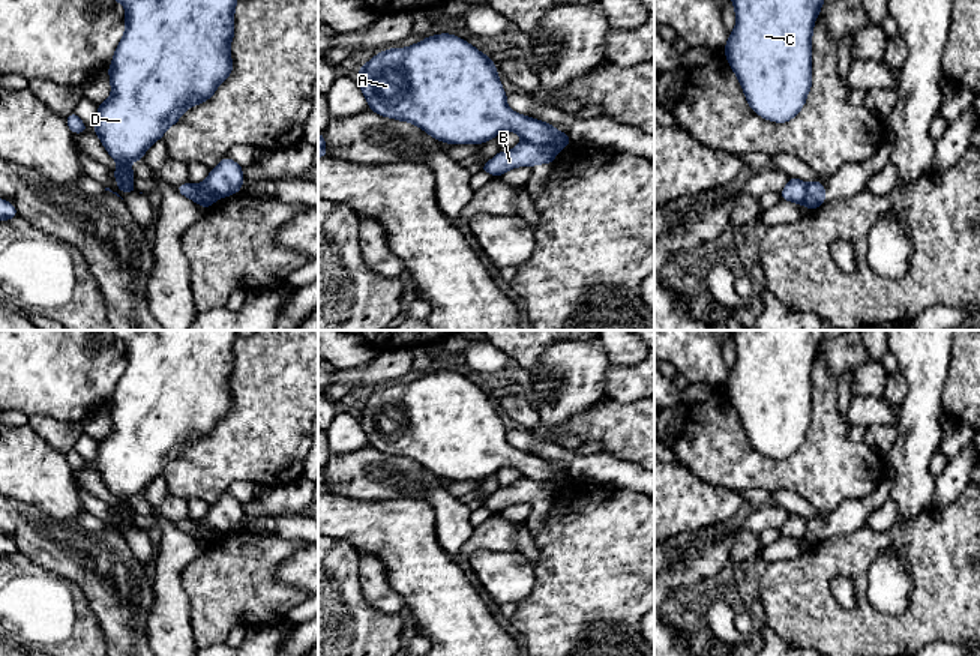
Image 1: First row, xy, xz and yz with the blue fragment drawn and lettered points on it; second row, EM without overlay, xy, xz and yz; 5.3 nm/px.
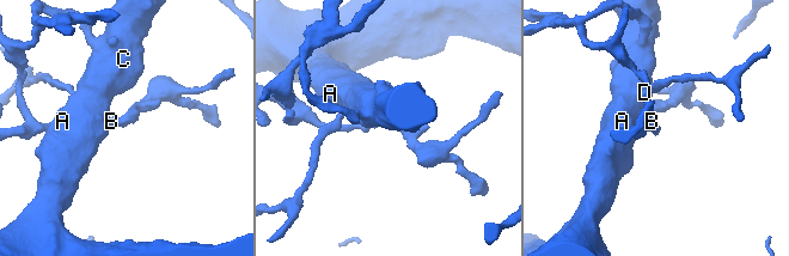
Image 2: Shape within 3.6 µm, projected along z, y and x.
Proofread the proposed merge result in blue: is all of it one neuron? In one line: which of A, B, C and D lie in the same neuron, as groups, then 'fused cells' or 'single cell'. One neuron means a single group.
groups A C D / B; fused cells

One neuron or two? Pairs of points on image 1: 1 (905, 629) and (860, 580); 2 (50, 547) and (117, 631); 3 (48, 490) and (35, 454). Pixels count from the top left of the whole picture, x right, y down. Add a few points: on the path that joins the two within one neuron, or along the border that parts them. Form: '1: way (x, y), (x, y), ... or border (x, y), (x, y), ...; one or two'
1: way (889, 629), (863, 607), (860, 596); one
2: way (72, 562), (117, 608); one
3: way (45, 481), (35, 470), (35, 463); one

